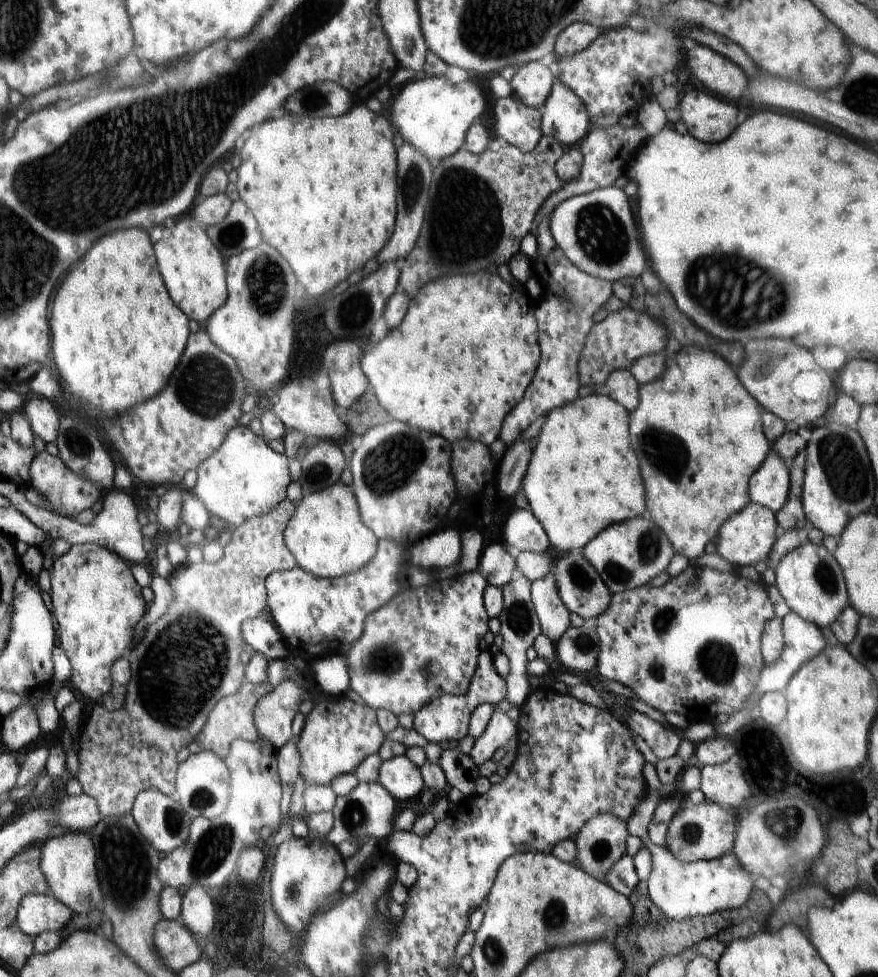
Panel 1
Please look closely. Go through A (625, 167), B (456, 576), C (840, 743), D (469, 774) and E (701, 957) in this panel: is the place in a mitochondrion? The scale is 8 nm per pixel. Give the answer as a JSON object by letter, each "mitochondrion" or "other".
{"A":"other","B":"other","C":"other","D":"other","E":"other"}

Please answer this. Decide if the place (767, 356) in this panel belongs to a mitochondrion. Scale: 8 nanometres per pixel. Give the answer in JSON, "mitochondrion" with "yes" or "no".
{"mitochondrion":"yes"}

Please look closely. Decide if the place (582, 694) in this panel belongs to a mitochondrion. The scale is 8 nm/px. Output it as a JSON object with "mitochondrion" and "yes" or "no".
{"mitochondrion":"no"}

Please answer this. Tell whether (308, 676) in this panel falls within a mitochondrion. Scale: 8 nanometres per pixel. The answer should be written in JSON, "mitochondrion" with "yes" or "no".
{"mitochondrion":"no"}

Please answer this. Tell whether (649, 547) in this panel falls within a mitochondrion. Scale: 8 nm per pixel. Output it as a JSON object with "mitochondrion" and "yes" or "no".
{"mitochondrion":"yes"}

